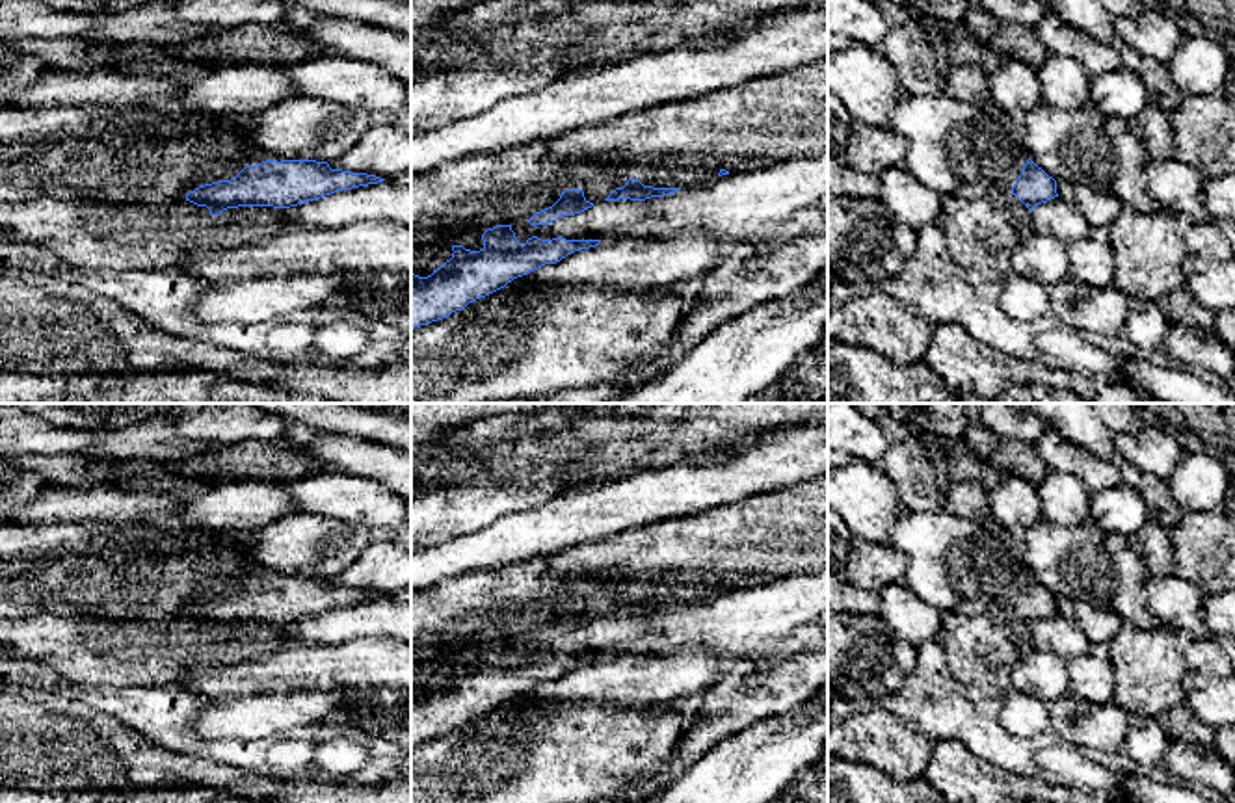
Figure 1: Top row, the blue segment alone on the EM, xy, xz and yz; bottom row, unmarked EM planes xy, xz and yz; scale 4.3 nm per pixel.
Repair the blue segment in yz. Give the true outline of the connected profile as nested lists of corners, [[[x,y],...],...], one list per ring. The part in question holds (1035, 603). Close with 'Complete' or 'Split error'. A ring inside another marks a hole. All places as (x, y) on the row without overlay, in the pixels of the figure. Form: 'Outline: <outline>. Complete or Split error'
Outline: [[[1029,574],[1012,604],[1012,612],[1032,626],[1034,623],[1058,613],[1056,597]]]. Complete

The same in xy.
Outline: [[[266,576],[246,582],[234,595],[205,600],[186,610],[186,617],[206,623],[210,632],[227,625],[290,625],[335,608],[378,600],[385,595],[366,589],[331,586],[316,576]]]. Complete

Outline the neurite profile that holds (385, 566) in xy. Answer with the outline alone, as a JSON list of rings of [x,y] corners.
[[[374,537],[365,552],[331,586],[376,591],[385,597],[411,589],[411,546],[391,537]]]

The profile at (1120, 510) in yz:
[[[1122,483],[1090,496],[1088,522],[1103,532],[1131,537],[1148,519],[1148,506],[1136,487]]]

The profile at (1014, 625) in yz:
[[[1012,610],[997,621],[988,615],[939,613],[937,641],[950,673],[963,684],[1004,693],[1021,654],[1032,652],[1030,626]]]

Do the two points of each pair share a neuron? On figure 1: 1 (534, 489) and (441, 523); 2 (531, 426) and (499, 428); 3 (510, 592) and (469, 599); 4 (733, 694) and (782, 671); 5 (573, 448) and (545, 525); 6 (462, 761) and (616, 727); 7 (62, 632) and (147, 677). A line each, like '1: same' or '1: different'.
1: same
2: same
3: same
4: same
5: different
6: same
7: same

